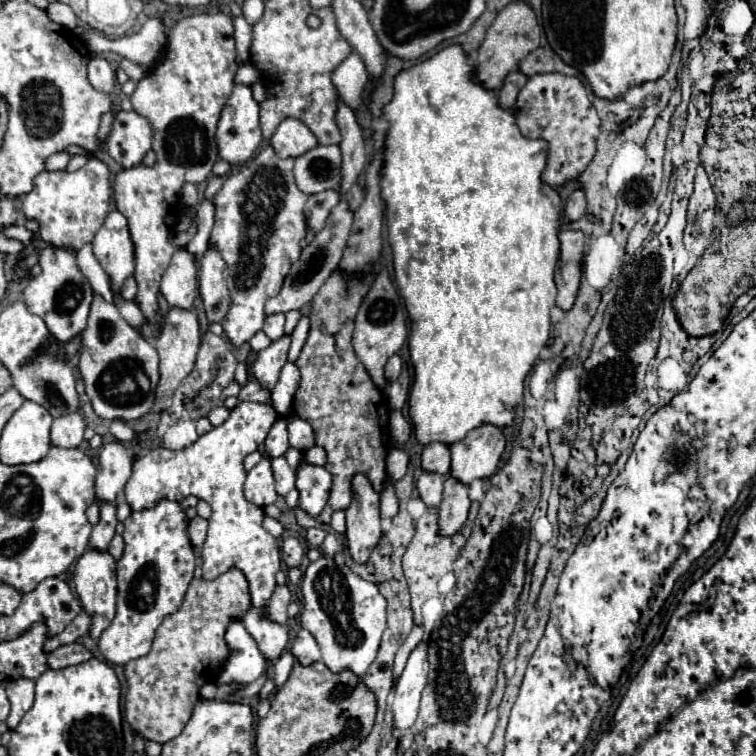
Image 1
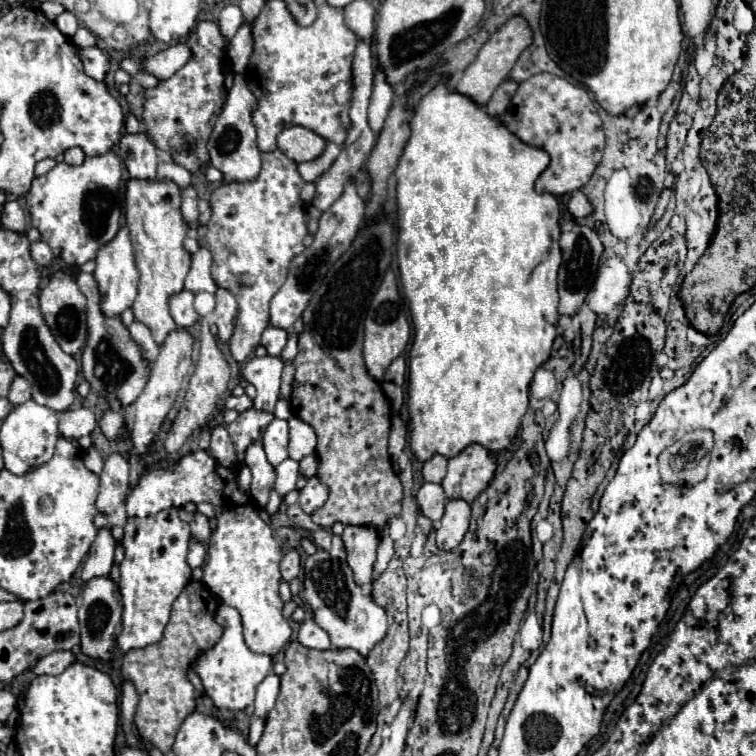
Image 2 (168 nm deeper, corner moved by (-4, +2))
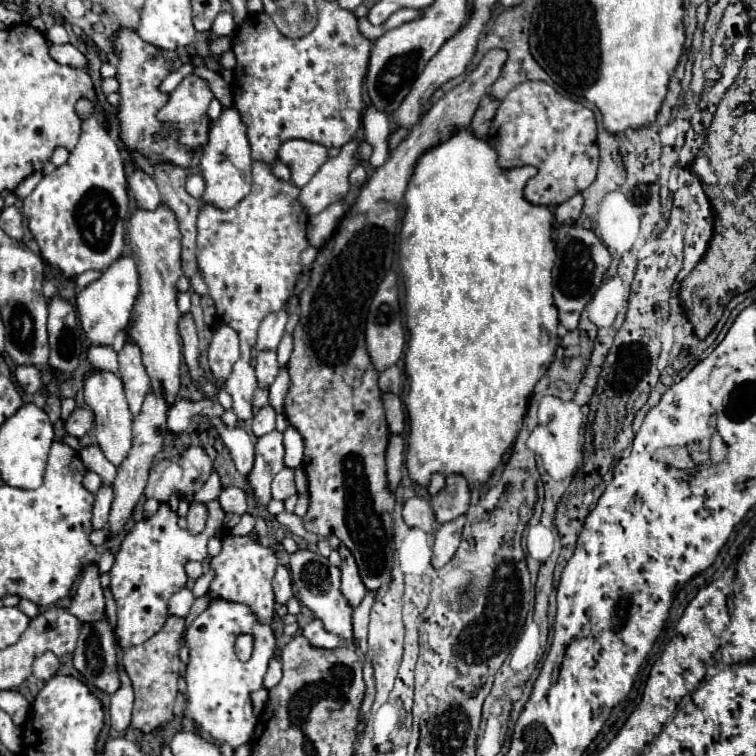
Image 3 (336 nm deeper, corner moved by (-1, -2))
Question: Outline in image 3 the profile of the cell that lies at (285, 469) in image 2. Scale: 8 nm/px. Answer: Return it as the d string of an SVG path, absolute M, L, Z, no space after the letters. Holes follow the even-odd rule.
M283 468L275 478L273 478L273 484L271 484L271 490L273 490L273 498L275 500L287 500L289 496L297 494L295 492L295 470L291 468Z

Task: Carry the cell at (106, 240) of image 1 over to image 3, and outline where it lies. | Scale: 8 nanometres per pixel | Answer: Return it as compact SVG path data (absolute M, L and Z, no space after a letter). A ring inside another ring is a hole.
M121 256L119 260L111 262L103 272L101 278L91 282L81 290L77 296L77 312L81 318L81 326L87 338L93 344L113 344L115 334L129 324L129 314L139 290L139 276L131 256Z

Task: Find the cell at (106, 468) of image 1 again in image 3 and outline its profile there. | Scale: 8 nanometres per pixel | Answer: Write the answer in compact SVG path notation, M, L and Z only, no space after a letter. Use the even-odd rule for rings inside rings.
M103 484L97 494L95 494L95 504L93 504L93 528L107 528L109 512L111 512L111 502L113 502L113 488Z

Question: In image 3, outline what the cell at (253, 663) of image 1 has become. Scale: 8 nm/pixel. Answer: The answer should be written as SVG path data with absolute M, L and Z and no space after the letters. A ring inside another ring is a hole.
M213 600L187 630L189 664L187 664L187 708L185 716L193 720L205 734L233 748L247 744L253 736L257 718L253 716L249 694L263 686L267 664L275 654L275 636L267 624L259 624L251 610L243 604ZM241 632L253 632L255 652L251 660L241 662L235 654L235 638Z

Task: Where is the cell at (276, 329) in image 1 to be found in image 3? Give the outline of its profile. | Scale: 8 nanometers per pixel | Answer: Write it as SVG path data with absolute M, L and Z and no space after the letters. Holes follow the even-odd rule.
M263 350L263 352L255 352L255 372L257 372L257 380L259 380L259 388L269 388L271 382L275 380L277 372L279 372L279 364L277 364L277 352L275 350Z

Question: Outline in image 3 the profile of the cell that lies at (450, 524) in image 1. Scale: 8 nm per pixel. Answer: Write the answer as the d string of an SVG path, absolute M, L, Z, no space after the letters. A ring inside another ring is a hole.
M459 516L447 524L443 524L437 532L435 532L435 544L433 544L433 560L431 564L435 568L445 566L453 554L459 548L461 542L461 532L463 532L463 524L465 524L465 516Z

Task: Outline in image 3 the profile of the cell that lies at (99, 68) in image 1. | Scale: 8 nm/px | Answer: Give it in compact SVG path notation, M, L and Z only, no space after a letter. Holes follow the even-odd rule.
M49 42L49 52L51 52L51 58L57 60L59 64L67 64L73 68L83 68L83 70L87 70L87 66L89 66L87 56L81 50L77 50L73 44L55 46Z

